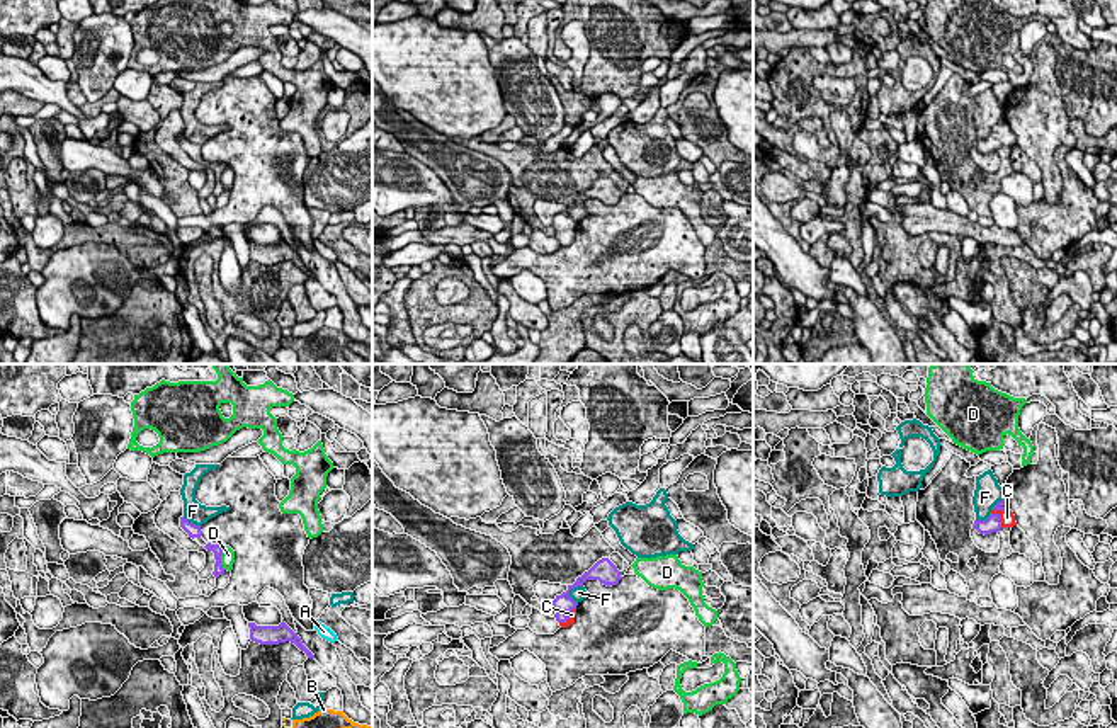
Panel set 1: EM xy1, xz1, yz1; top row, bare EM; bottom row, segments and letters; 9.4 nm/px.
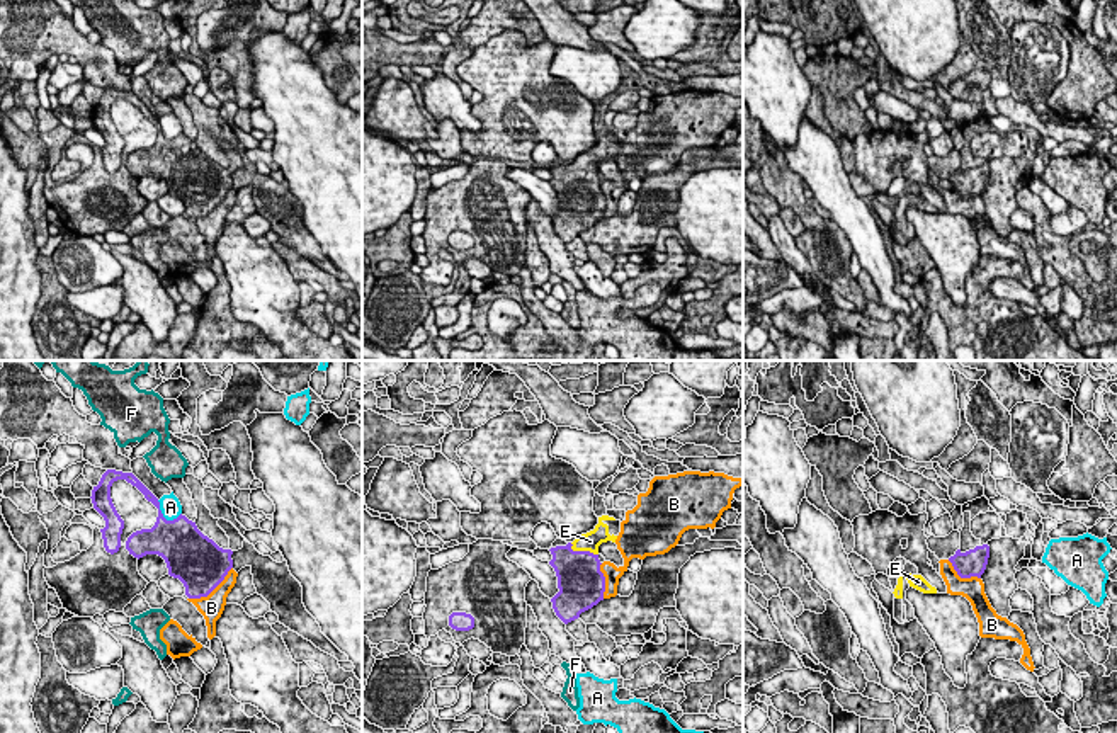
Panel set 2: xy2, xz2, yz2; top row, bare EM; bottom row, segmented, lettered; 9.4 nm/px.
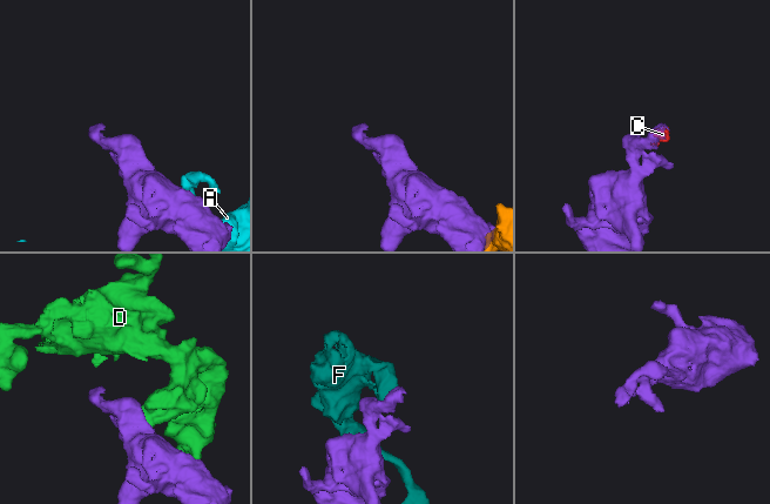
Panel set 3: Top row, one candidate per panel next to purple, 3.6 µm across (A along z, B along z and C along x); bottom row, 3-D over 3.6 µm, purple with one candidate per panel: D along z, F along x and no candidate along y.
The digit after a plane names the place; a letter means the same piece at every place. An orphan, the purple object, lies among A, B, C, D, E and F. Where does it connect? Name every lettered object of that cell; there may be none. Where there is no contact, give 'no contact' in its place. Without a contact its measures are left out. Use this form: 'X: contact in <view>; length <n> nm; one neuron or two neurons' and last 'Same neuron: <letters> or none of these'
A: contact in xy2; length 280 nm; two neurons
B: contact in xy2; length 500 nm; two neurons
C: contact in yz1; length 200 nm; one neuron
D: contact in xy1; length 180 nm; two neurons
E: contact in xz2; length 300 nm; one neuron
F: contact in xz1; length 220 nm; two neurons
Same neuron: C, E

